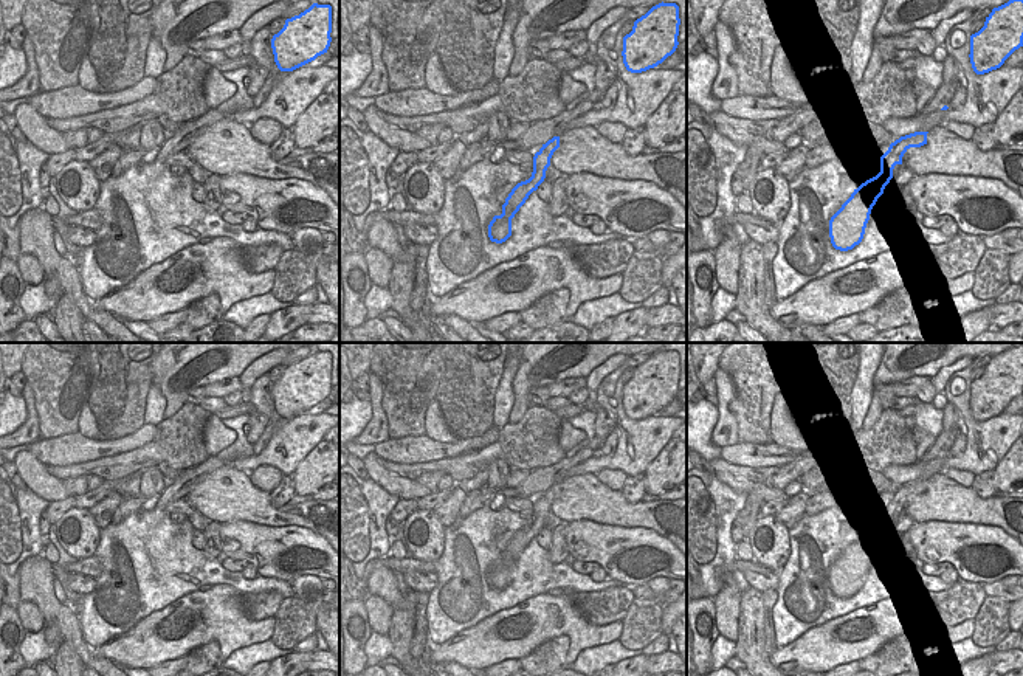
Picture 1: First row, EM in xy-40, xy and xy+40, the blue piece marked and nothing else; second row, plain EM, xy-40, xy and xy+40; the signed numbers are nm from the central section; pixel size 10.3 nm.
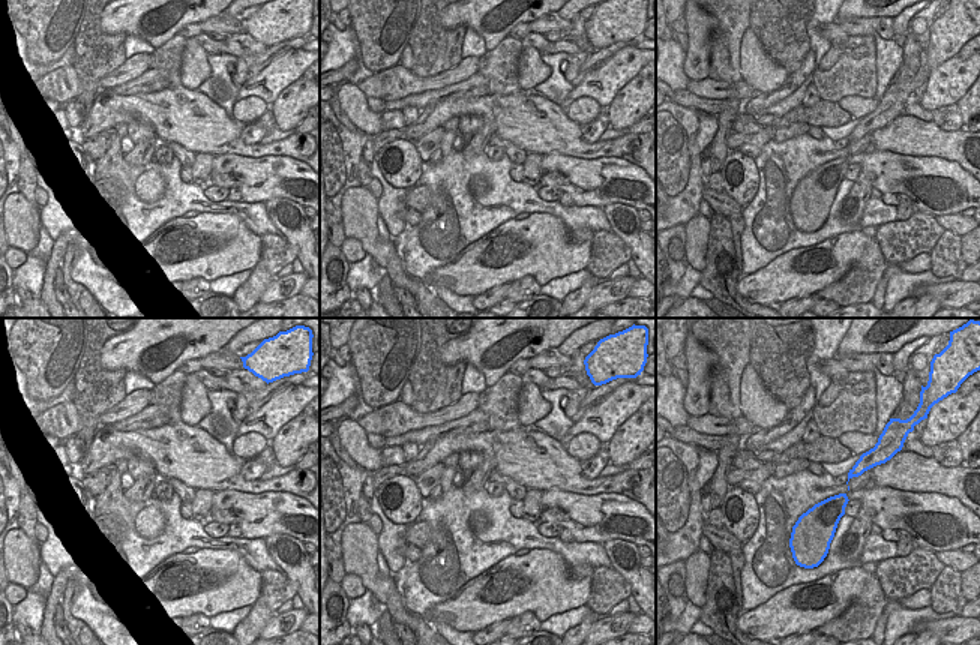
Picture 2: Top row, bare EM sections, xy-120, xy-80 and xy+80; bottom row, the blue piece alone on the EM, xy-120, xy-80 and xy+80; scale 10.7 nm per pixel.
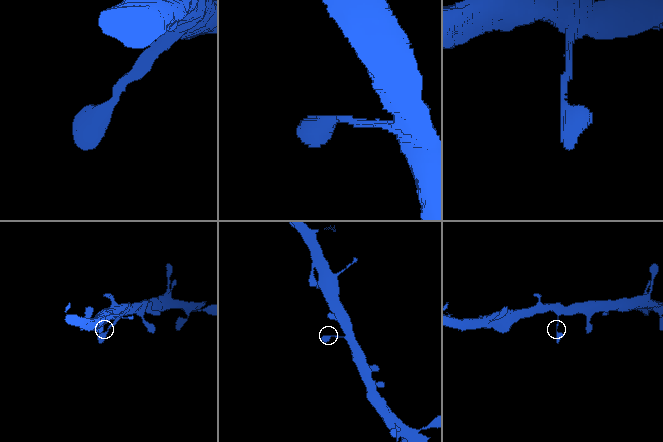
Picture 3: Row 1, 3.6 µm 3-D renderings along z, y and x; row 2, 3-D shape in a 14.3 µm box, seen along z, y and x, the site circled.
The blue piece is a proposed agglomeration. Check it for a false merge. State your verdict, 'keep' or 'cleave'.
keep

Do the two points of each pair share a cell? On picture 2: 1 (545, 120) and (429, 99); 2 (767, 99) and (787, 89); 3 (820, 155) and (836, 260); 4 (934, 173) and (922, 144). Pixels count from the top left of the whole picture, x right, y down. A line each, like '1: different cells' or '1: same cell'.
1: different cells
2: same cell
3: different cells
4: different cells

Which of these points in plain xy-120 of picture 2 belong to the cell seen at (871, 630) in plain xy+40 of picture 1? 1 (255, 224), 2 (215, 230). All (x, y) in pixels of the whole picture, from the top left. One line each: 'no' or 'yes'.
1: no
2: yes

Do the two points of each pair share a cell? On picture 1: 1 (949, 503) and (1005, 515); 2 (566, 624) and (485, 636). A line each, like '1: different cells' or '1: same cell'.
1: same cell
2: same cell

